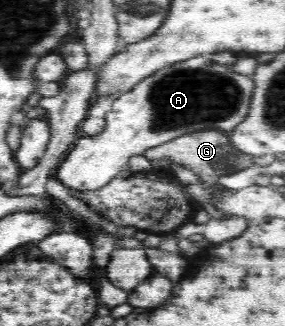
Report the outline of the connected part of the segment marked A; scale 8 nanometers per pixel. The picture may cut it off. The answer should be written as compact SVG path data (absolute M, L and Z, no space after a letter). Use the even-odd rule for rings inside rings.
M197 55L163 67L153 75L141 79L128 93L118 96L105 115L105 129L97 136L80 138L63 157L54 175L68 191L99 191L109 181L121 175L121 169L129 163L133 155L144 154L152 147L193 131L217 129L232 132L247 117L254 89L255 82L250 76L233 70L229 65L213 62L211 55Z

